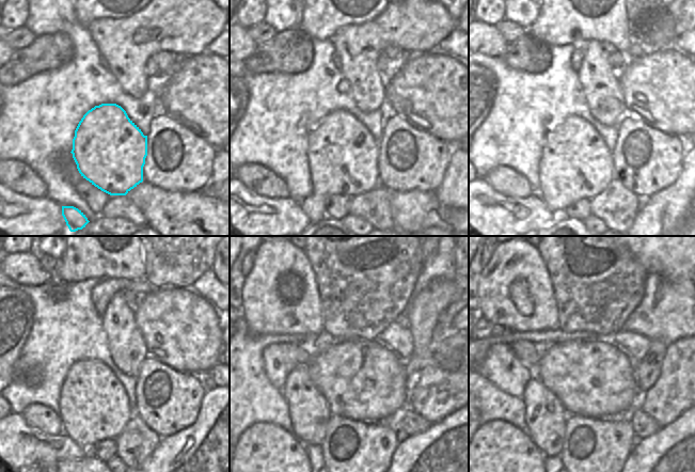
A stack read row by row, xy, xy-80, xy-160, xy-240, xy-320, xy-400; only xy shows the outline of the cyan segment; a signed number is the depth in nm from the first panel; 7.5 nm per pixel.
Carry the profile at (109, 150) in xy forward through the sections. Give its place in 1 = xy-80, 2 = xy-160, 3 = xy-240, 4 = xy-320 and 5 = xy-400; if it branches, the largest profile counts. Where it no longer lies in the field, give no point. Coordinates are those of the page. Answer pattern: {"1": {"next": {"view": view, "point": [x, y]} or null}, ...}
{"1": {"next": {"view": "xy-80", "point": [345, 155]}}, "2": {"next": {"view": "xy-160", "point": [582, 167]}}, "3": {"next": {"view": "xy-240", "point": [101, 410]}}, "4": {"next": {"view": "xy-320", "point": [265, 453]}}, "5": {"next": {"view": "xy-400", "point": [499, 453]}}}

